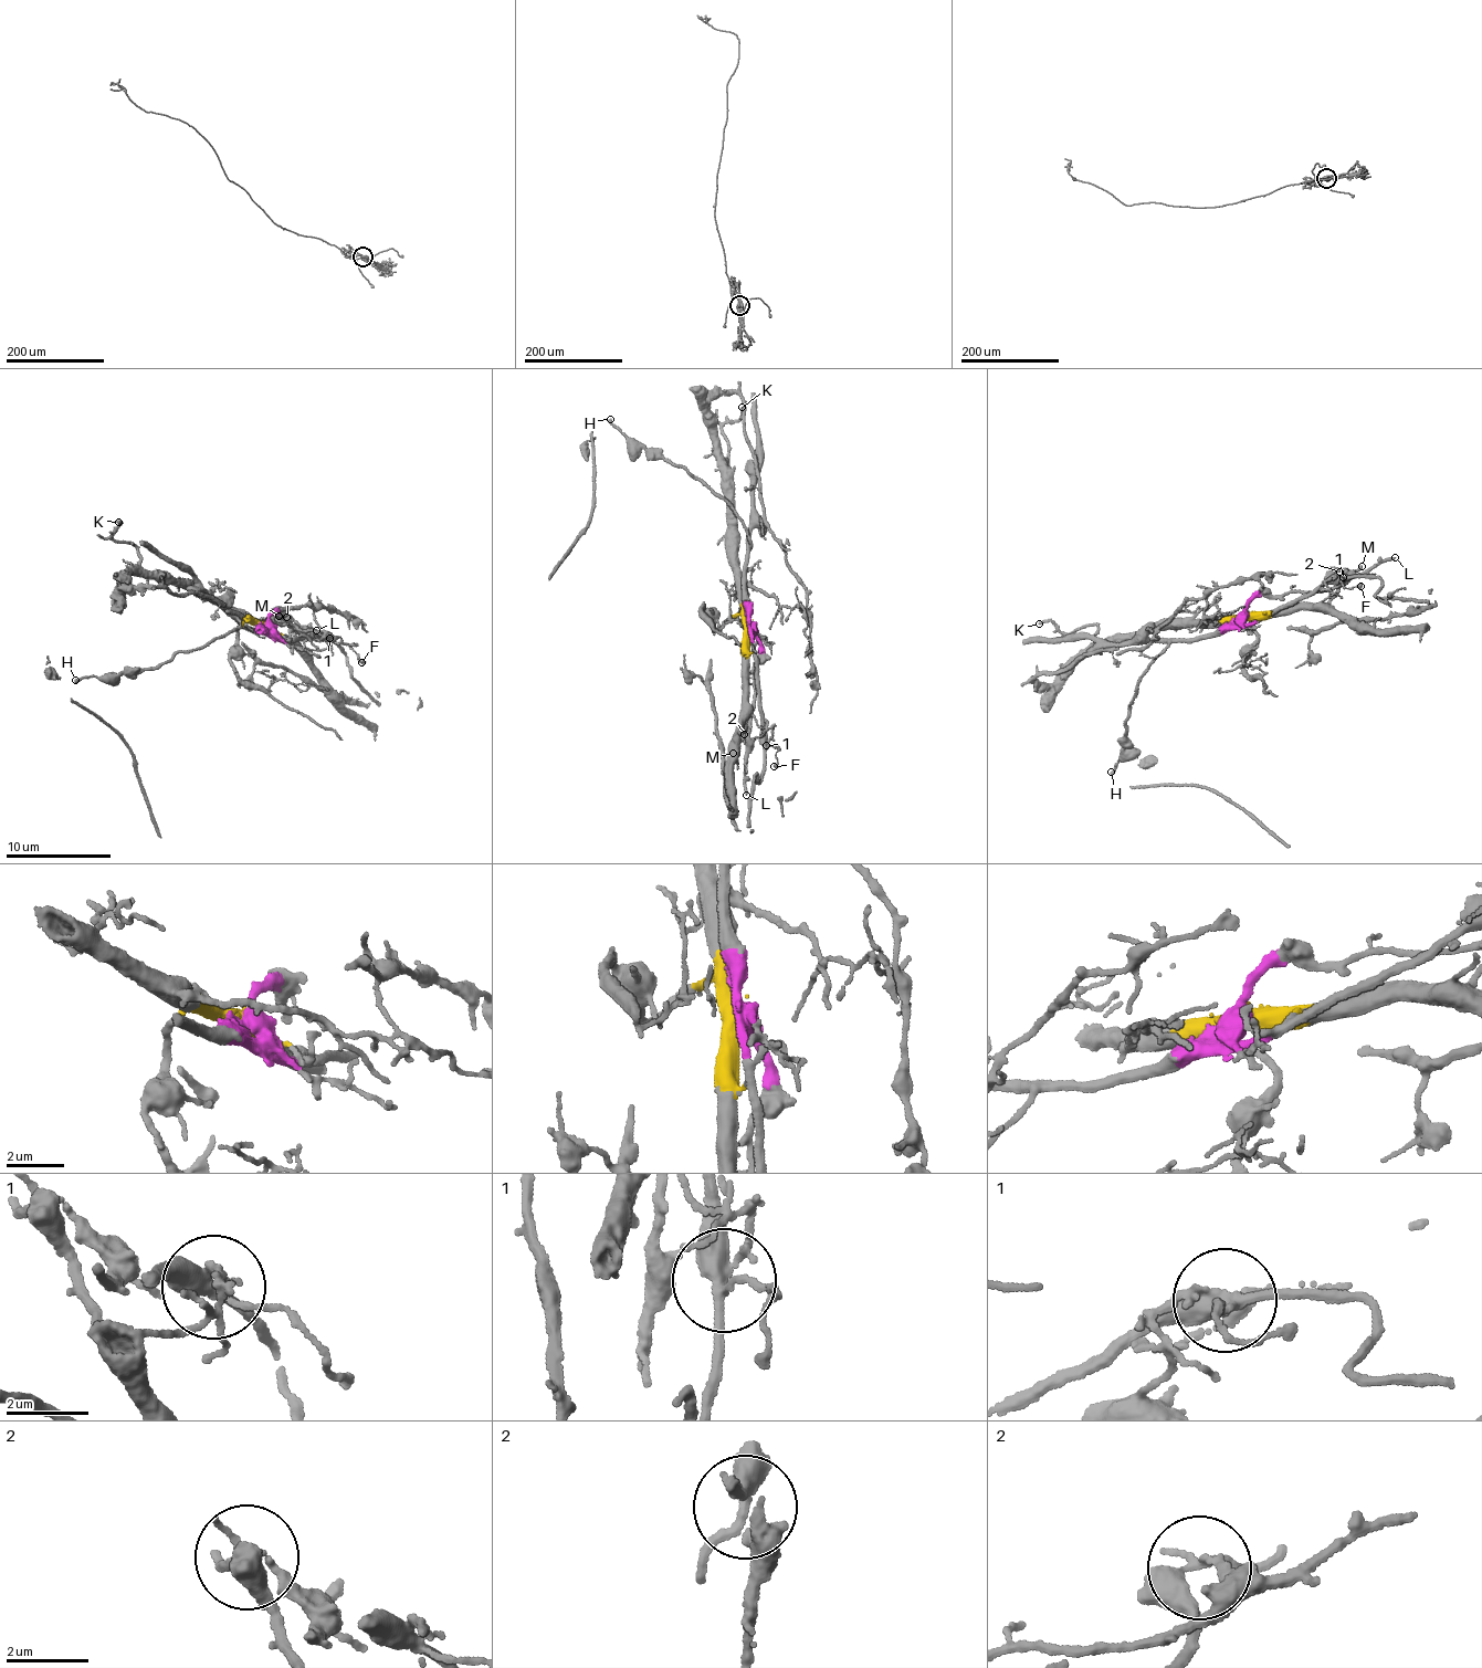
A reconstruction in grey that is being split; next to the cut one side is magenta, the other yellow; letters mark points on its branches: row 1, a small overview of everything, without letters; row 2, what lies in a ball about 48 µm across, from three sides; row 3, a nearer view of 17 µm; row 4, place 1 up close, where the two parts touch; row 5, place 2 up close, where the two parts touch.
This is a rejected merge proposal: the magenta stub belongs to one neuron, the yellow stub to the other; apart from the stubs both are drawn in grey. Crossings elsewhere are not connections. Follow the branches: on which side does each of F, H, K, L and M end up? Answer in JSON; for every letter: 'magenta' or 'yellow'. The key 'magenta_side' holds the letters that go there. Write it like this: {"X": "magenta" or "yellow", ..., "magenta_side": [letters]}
{"F": "yellow", "H": "magenta", "K": "yellow", "L": "magenta", "M": "yellow", "magenta_side": ["H", "L"]}

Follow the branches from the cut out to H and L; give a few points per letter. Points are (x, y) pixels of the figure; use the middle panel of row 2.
H: (750, 628), (745, 597), (747, 535), (736, 510), (683, 467), (653, 459), (609, 418)
L: (750, 628), (758, 646), (743, 780), (747, 795)

